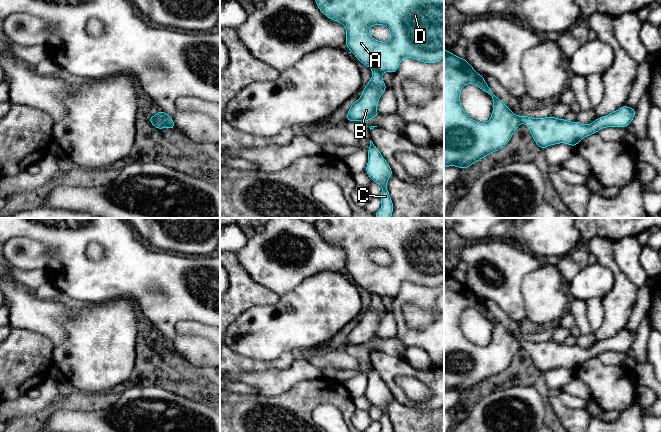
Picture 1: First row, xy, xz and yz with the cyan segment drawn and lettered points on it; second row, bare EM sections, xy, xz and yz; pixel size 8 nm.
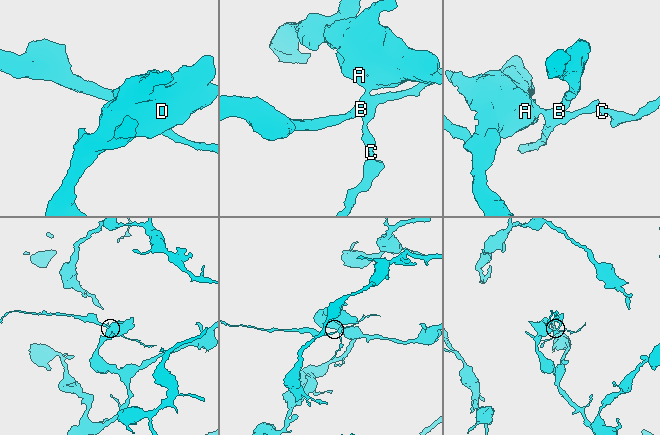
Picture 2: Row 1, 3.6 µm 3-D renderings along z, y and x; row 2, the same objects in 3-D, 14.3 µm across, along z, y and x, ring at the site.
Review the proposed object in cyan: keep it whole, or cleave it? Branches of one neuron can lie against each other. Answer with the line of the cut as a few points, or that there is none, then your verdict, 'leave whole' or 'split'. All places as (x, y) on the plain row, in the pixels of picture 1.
cut in xz along (373, 294), (377, 294), (380, 297); split

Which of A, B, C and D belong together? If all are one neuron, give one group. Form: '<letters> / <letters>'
A D / B C

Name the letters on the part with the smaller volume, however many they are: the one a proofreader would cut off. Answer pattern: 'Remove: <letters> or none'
Remove: B, C

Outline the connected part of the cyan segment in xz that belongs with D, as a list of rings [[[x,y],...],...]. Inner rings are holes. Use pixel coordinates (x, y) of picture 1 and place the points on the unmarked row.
[[[317,218],[314,225],[325,240],[346,251],[348,273],[373,295],[395,297],[405,281],[423,287],[437,287],[444,282],[444,218]],[[373,249],[386,250],[391,264],[381,266],[374,263],[369,256]]]

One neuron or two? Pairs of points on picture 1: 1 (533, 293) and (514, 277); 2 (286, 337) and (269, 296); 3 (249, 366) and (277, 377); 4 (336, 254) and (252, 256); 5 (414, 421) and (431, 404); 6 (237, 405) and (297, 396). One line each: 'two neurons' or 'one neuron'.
1: two neurons
2: two neurons
3: two neurons
4: one neuron
5: two neurons
6: one neuron

